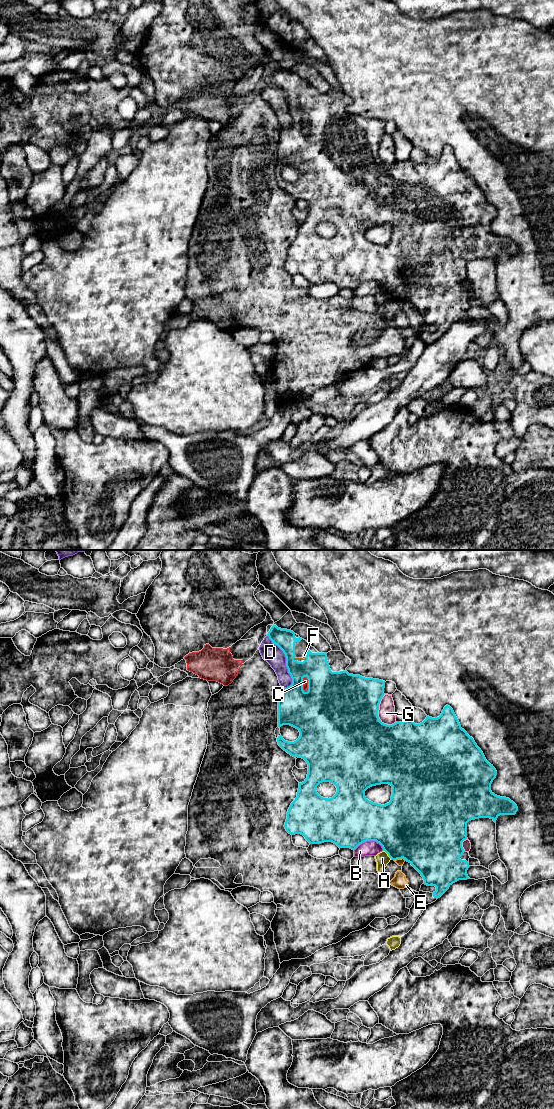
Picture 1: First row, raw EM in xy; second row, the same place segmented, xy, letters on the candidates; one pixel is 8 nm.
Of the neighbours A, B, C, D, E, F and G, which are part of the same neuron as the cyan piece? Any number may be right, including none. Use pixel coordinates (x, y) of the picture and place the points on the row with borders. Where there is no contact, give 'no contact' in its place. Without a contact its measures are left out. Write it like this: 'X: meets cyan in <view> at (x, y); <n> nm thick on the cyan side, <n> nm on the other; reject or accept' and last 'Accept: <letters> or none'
A: meets cyan in xy at (387, 853); 480 nm thick on the cyan side, 110 nm on the other; reject
B: meets cyan in xy at (368, 840); 440 nm thick on the cyan side, 130 nm on the other; reject
C: meets cyan in xy at (308, 684); 460 nm thick on the cyan side, 50 nm on the other; reject
D: meets cyan in xy at (286, 661); 220 nm thick on the cyan side, 150 nm on the other; reject
E: meets cyan in xy at (399, 858); 480 nm thick on the cyan side, 60 nm on the other; reject
F: meets cyan in xy at (305, 657); 240 nm thick on the cyan side, 20 nm on the other; accept
G: meets cyan in xy at (377, 713); 500 nm thick on the cyan side, 140 nm on the other; reject
Accept: F

